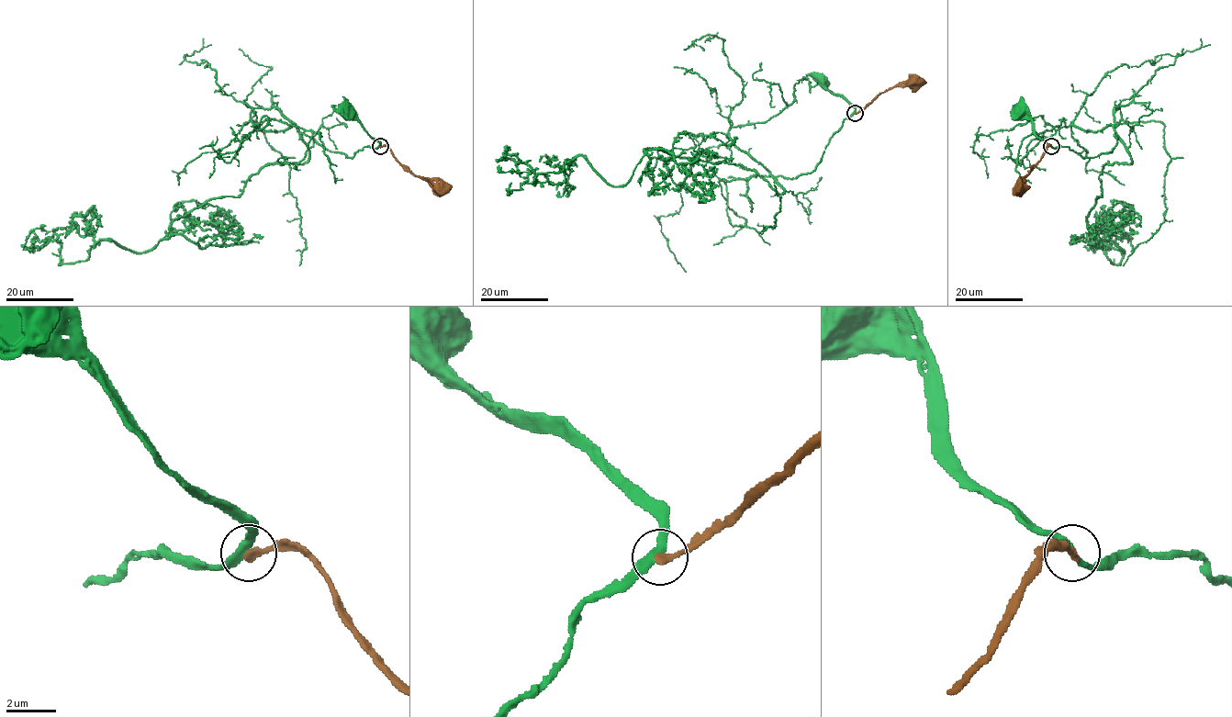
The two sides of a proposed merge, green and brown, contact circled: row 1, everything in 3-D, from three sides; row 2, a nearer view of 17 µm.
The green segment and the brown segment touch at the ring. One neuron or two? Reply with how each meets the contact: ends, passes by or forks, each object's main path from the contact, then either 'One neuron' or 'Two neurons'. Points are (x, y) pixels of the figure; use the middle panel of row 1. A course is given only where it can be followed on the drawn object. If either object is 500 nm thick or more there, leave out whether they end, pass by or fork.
At the ring green passes by. At the ring brown ends. Course of green: (855, 113), (855, 108), (844, 97), (834, 95), (820, 81). Course of brown: (855, 113), (890, 88), (915, 82). Two neurons

